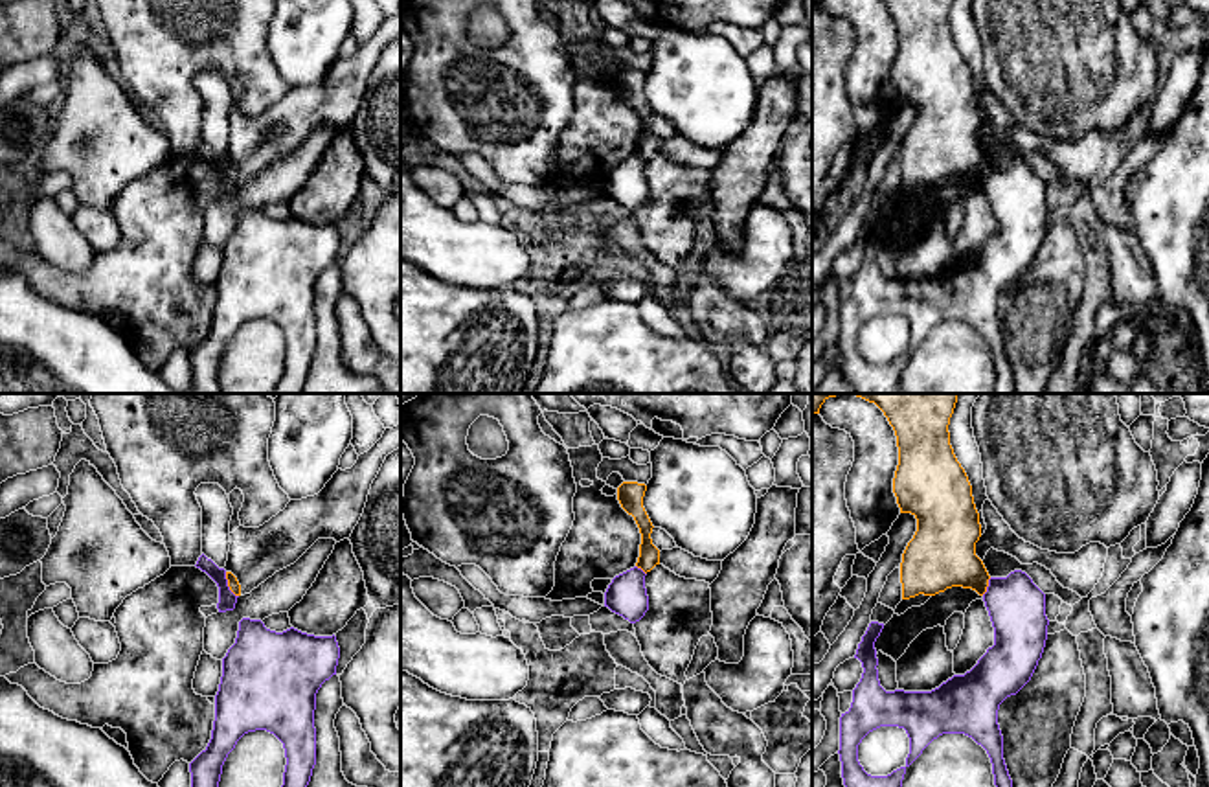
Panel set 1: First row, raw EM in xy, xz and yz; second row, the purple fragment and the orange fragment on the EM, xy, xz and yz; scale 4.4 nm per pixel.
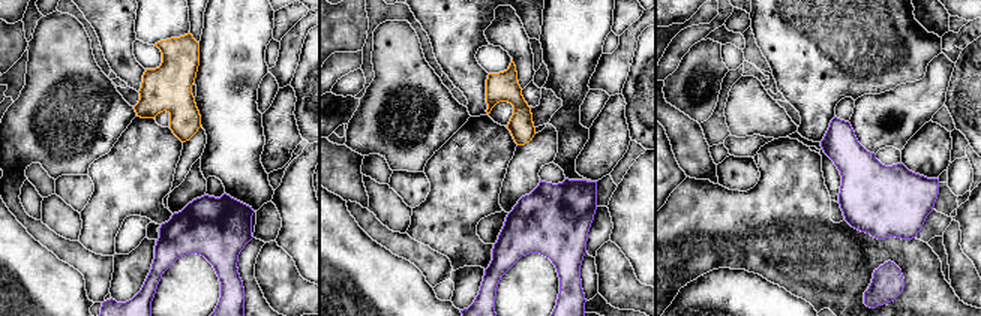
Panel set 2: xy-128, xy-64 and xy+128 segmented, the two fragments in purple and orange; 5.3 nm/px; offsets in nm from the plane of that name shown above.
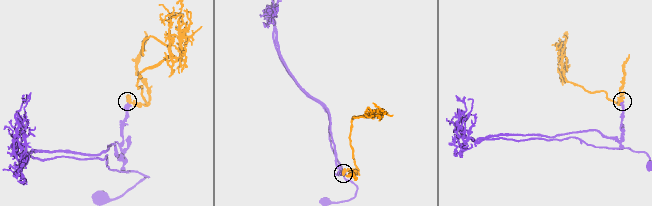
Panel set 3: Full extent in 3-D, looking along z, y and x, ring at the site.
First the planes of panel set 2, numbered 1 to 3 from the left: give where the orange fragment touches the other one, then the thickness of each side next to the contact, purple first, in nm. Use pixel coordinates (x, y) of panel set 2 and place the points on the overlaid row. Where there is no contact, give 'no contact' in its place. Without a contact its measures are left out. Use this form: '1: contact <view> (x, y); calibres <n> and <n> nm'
1: no contact
2: no contact
3: no contact

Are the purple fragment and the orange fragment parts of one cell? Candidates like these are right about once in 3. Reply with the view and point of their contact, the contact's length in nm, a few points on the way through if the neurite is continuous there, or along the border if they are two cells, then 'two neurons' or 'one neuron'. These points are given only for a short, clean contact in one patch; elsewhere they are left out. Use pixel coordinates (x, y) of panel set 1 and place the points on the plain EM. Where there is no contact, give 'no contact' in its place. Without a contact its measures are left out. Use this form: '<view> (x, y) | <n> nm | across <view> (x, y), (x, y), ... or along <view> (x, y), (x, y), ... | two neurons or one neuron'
xy (226, 173) | 130 nm | along xy (225, 160), (226, 173), (237, 184) | two neurons

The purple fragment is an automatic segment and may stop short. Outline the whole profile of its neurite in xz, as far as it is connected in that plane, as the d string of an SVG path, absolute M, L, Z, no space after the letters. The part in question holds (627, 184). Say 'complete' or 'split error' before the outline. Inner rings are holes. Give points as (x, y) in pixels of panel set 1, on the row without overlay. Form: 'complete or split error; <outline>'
complete; M638 154L616 164L604 180L604 195L630 211L639 210L649 199L645 164Z

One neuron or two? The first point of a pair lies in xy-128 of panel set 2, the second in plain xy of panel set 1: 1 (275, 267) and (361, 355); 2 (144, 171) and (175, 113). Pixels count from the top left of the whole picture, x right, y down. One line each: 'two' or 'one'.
1: one
2: two

